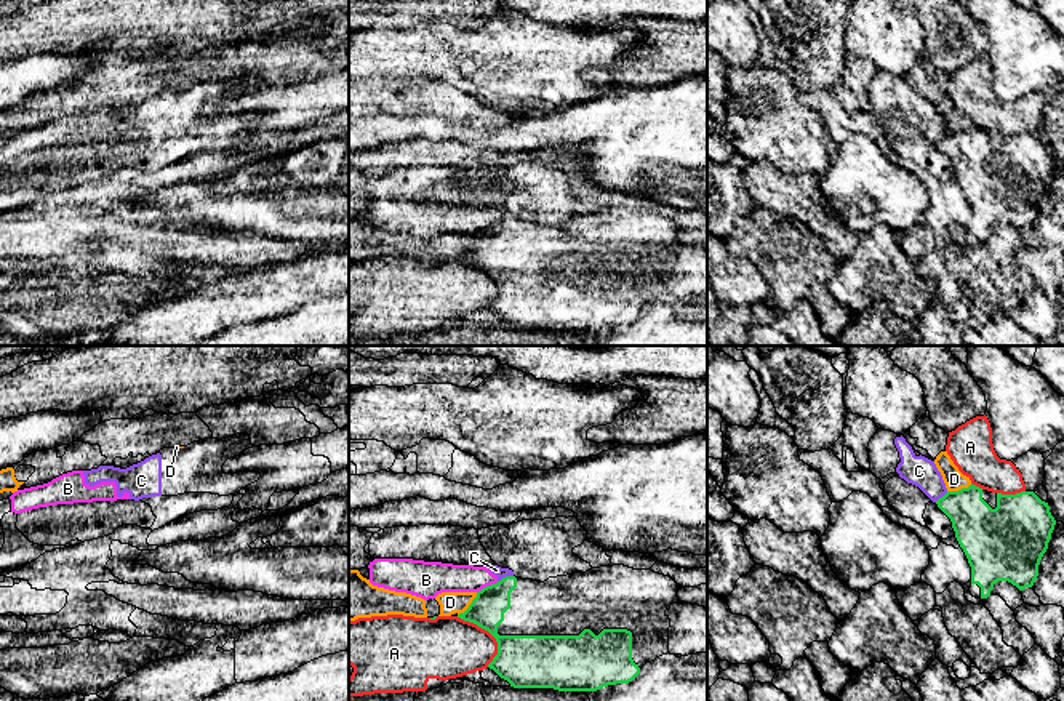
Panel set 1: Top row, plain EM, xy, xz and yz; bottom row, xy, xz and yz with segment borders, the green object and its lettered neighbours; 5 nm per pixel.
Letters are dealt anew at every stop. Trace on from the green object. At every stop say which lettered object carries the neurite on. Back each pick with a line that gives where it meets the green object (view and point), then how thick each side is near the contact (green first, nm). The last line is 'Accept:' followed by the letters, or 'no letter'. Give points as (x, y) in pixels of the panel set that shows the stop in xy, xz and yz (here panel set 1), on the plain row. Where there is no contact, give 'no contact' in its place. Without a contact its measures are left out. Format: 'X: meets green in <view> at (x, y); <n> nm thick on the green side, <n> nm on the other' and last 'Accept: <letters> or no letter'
Accept: no letter

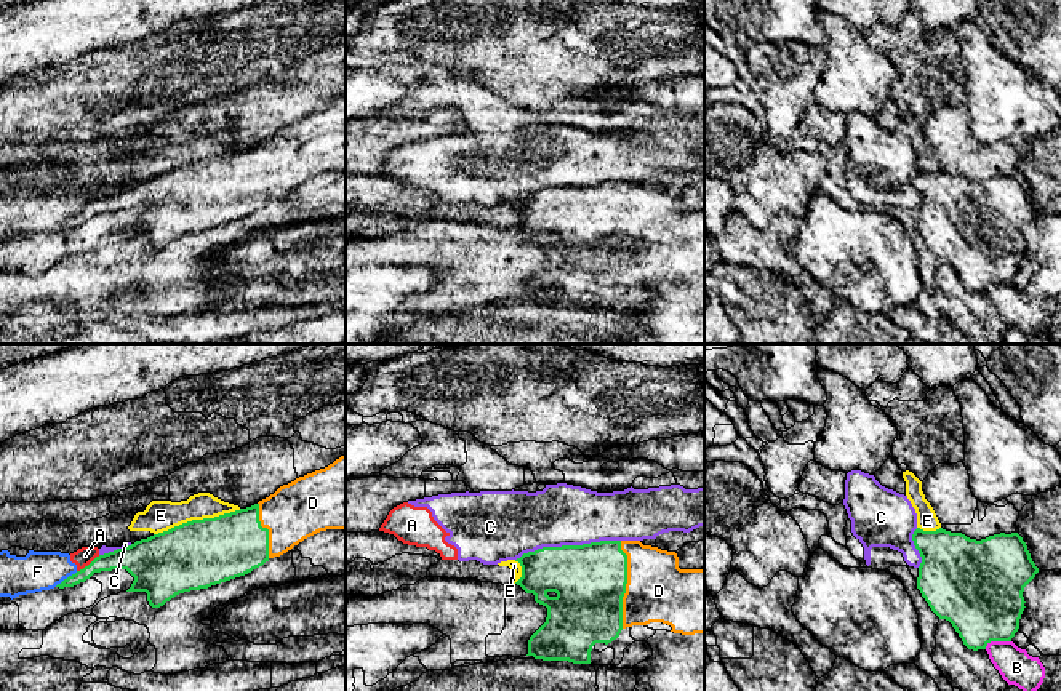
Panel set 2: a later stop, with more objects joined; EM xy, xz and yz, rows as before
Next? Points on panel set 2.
D: meets green in xz at (626, 224); 360 nm thick on the green side, 320 nm on the other
Accept: D

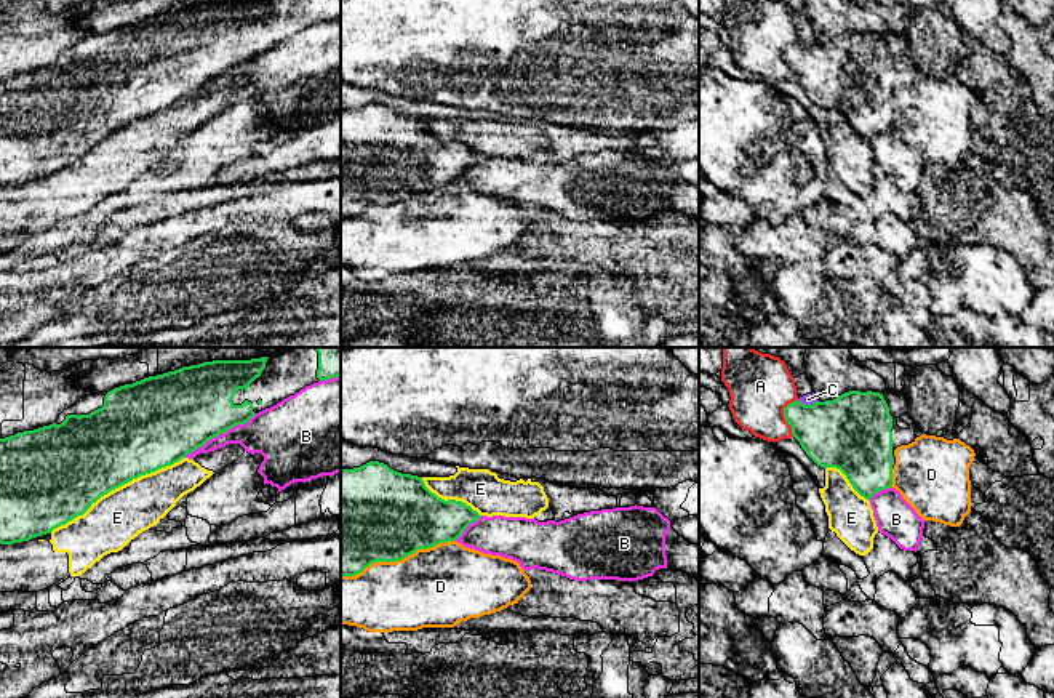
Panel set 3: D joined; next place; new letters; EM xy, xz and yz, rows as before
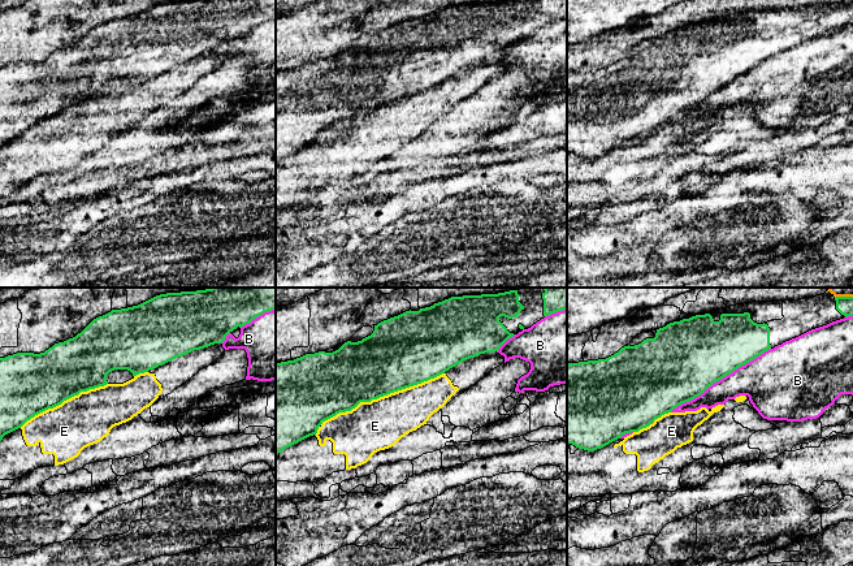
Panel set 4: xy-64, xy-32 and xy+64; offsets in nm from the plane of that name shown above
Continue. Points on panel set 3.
Accept: no letter

